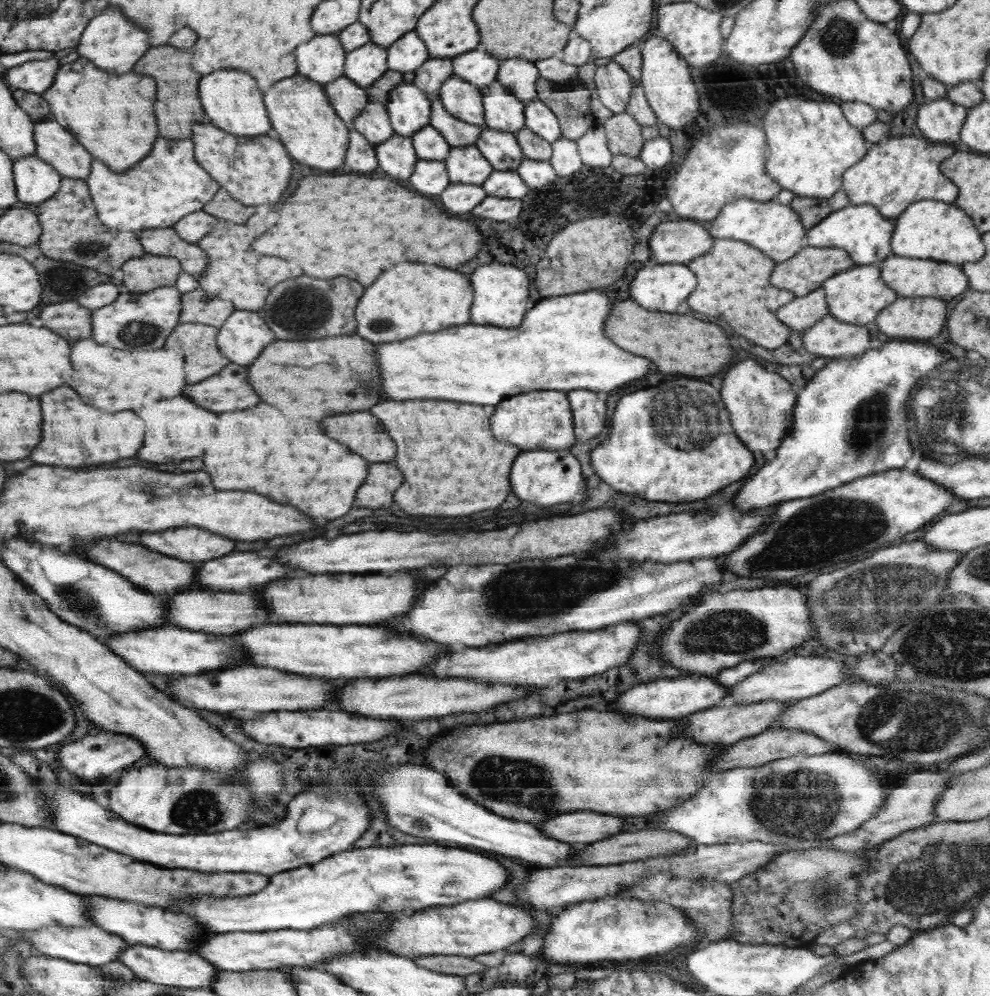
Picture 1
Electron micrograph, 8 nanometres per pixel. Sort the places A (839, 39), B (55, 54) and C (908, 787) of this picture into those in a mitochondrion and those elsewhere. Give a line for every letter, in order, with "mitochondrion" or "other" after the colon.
A: mitochondrion
B: other
C: other

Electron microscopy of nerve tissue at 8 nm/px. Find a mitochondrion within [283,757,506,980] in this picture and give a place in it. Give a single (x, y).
(333, 793)

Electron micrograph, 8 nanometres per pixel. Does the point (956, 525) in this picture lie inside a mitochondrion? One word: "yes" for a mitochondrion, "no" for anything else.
no

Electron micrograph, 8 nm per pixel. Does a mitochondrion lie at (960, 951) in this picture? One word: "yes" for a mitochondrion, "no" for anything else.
no

